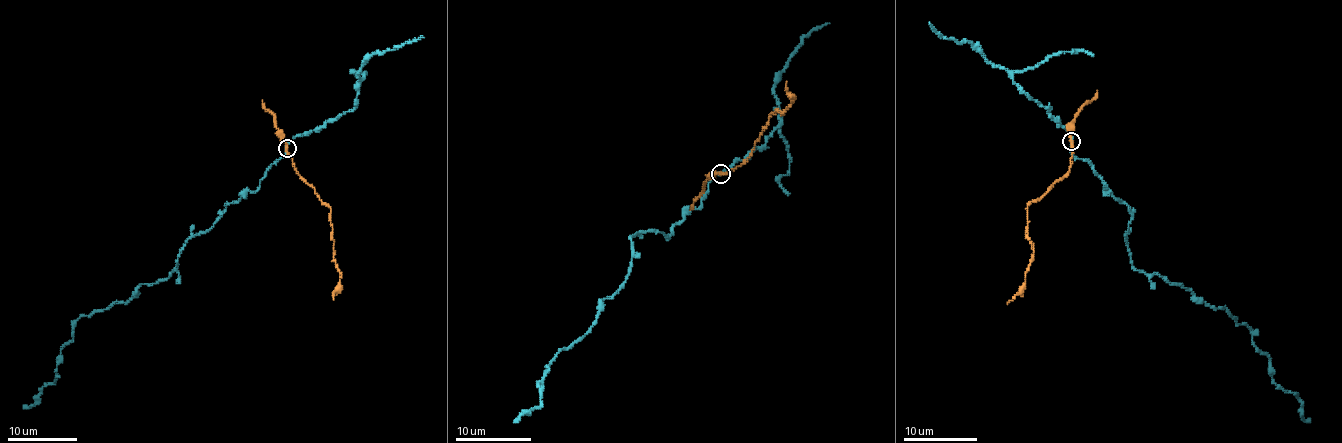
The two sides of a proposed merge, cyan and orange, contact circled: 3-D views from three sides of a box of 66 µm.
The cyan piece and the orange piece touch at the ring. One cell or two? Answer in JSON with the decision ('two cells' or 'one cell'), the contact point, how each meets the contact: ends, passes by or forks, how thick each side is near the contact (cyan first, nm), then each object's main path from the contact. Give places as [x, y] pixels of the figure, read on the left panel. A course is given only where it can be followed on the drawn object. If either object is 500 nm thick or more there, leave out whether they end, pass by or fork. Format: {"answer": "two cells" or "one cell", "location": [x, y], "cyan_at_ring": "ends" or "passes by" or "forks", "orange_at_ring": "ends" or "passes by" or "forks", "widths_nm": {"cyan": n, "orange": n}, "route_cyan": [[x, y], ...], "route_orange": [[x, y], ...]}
{"answer": "two cells", "location": [287, 148], "cyan_at_ring": "passes by", "orange_at_ring": "passes by", "widths_nm": {"cyan": 240, "orange": 170}, "route_cyan": [[287, 147], [260, 187], [191, 237], [167, 278], [143, 284], [127, 302], [82, 316], [54, 382], [23, 405]], "route_orange": [[287, 147], [300, 176], [330, 210], [333, 261], [340, 274], [340, 286], [333, 300]]}

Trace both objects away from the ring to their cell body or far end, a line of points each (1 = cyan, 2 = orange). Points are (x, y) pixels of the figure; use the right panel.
1: (1071, 140), (1075, 156), (1128, 207), (1132, 265), (1246, 325), (1272, 379), (1310, 419)
2: (1071, 140), (1069, 170), (1027, 207), (1027, 238), (1033, 260), (1025, 274), (1025, 286), (1007, 304)

